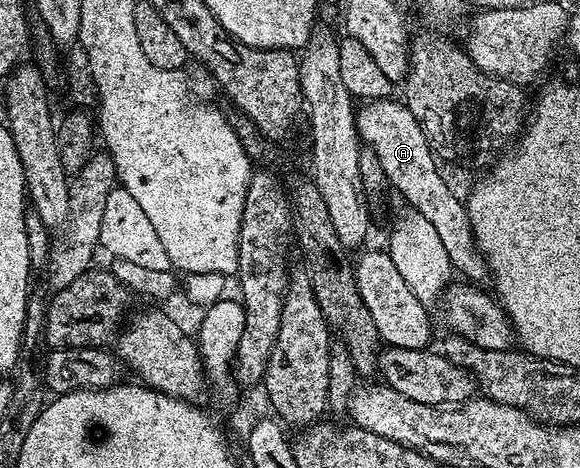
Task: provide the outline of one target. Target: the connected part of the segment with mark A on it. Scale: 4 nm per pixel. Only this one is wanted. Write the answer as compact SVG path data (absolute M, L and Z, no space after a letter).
M394 98L365 101L355 111L355 126L359 139L376 151L387 183L396 188L406 200L407 207L414 208L433 225L443 247L448 253L453 269L470 282L487 279L486 259L474 242L474 231L467 216L465 203L457 198L449 184L442 178L437 159L424 138L419 123L403 101Z

